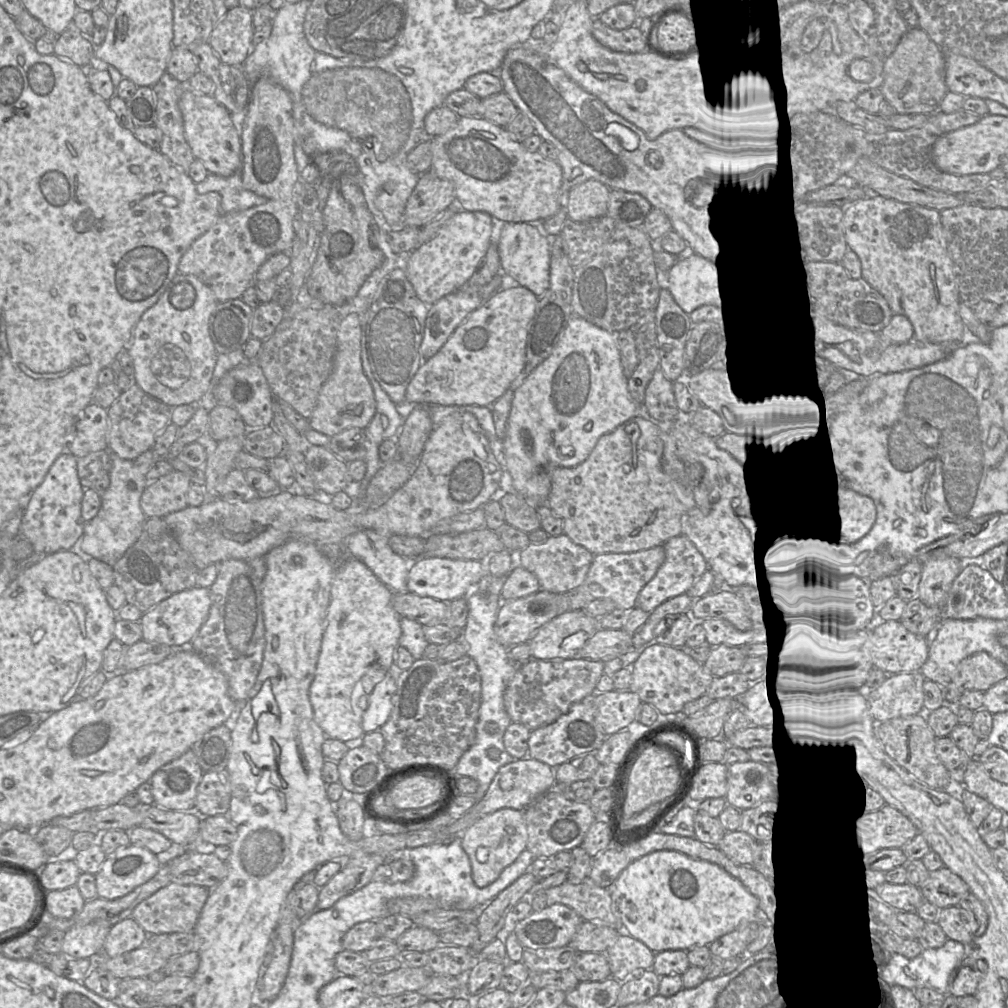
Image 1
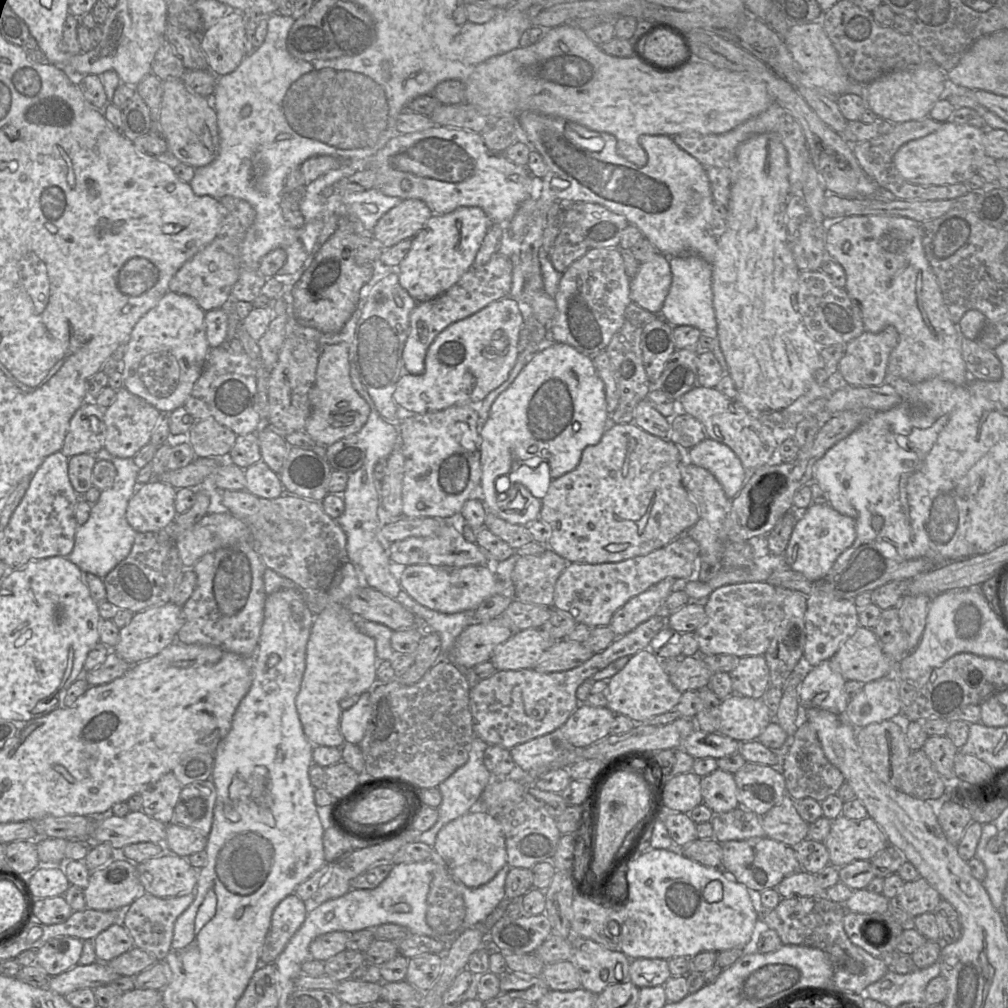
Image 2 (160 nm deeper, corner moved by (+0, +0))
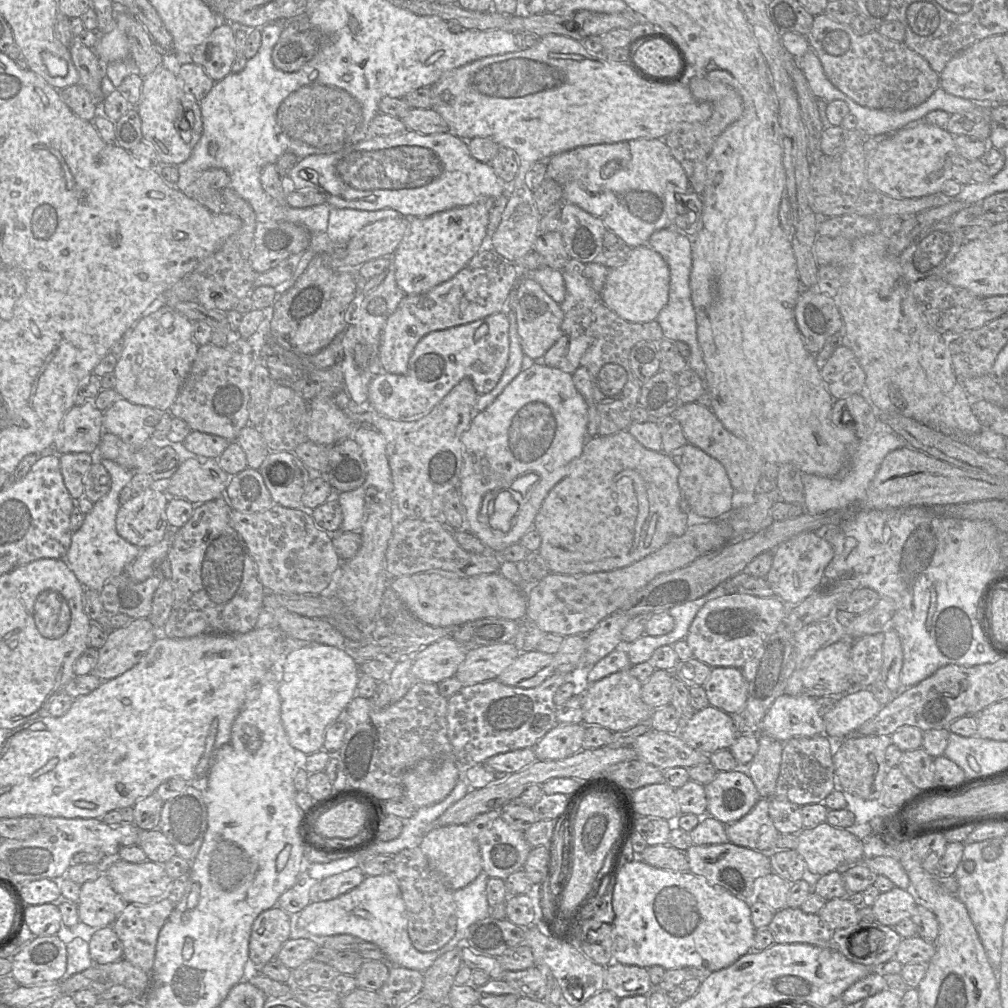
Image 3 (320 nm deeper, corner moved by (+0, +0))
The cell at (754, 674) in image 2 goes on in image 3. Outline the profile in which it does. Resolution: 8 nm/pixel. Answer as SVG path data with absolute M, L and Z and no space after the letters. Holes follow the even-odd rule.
M714 667L702 686L709 705L730 715L738 713L746 704L747 684L740 668Z

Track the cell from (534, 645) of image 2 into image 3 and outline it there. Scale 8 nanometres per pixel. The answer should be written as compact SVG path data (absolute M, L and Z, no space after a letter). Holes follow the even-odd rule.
M512 641L480 646L467 652L454 676L463 687L497 679L519 655Z

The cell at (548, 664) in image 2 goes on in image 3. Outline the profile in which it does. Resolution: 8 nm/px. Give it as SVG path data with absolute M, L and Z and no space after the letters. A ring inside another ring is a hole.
M531 650L520 653L497 679L504 685L530 689L554 674L553 655Z

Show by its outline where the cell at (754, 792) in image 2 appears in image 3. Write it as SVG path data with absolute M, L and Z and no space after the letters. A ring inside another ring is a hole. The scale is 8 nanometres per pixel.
M745 770L719 772L704 789L707 815L724 824L740 820L761 799Z

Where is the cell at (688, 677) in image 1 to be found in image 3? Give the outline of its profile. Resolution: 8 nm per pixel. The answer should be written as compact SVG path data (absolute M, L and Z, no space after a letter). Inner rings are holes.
M629 668L591 683L583 693L582 723L601 726L615 733L648 722L654 710L642 700L641 689L642 682L631 675Z

